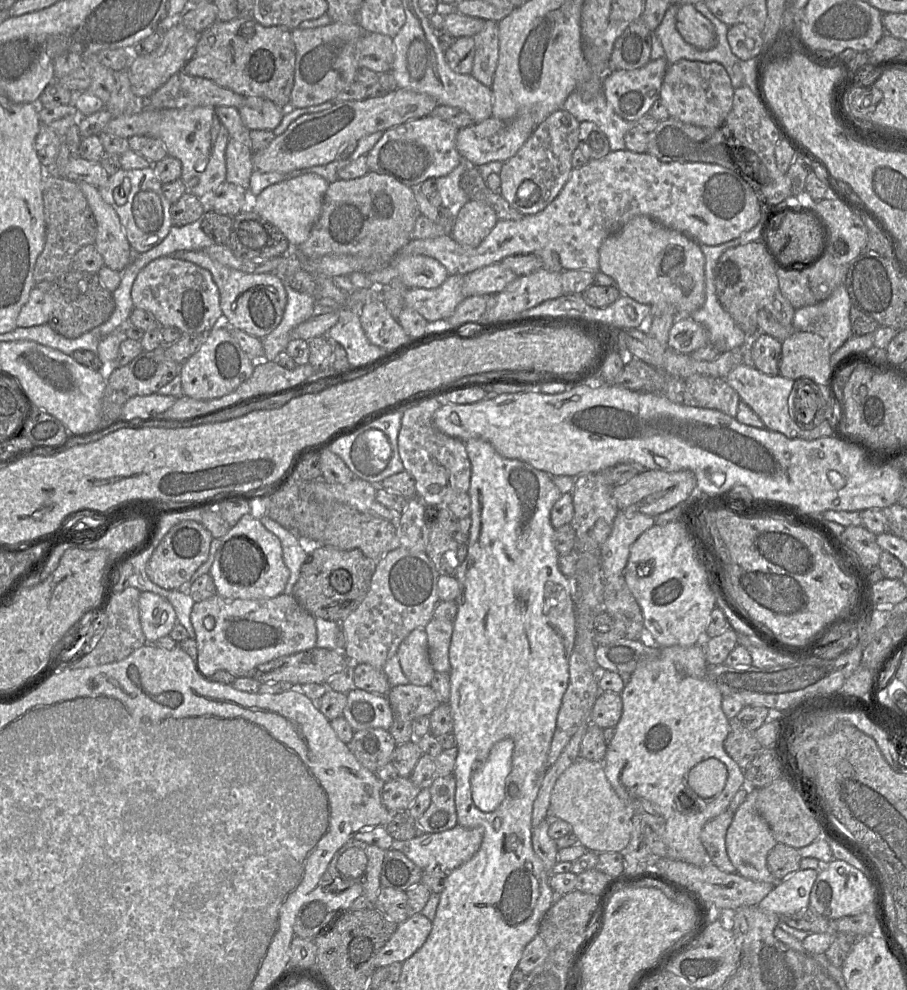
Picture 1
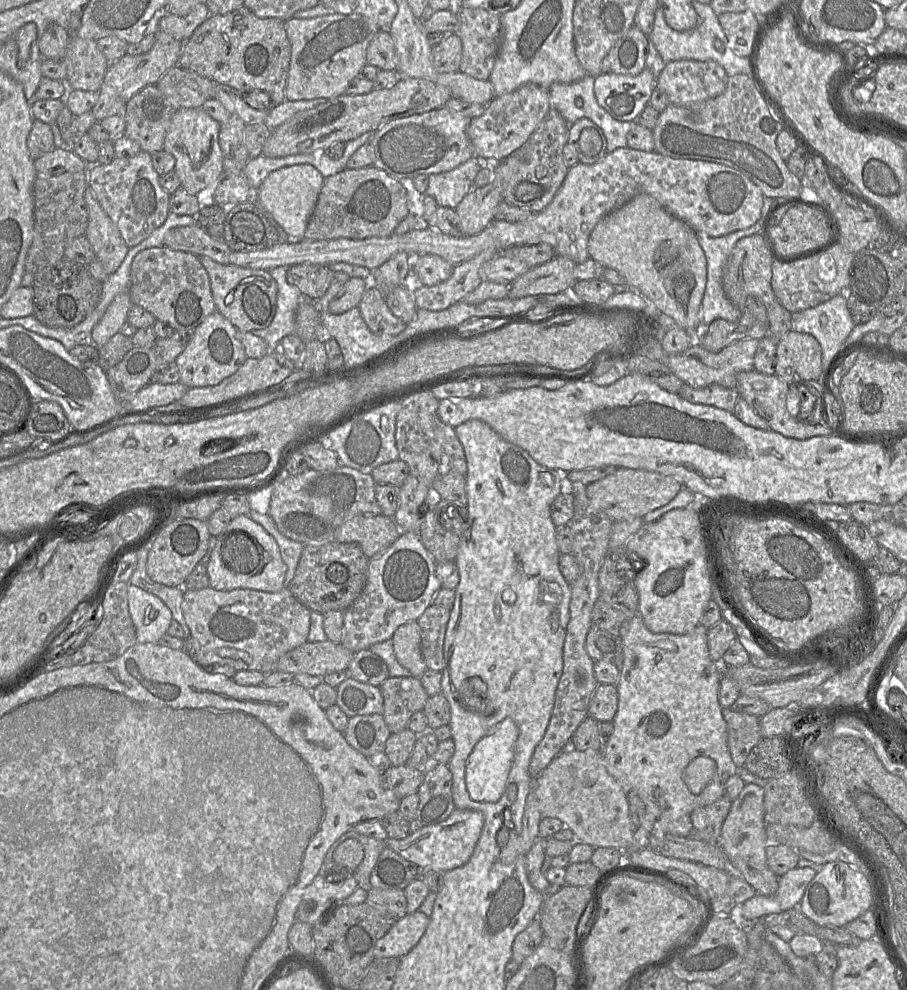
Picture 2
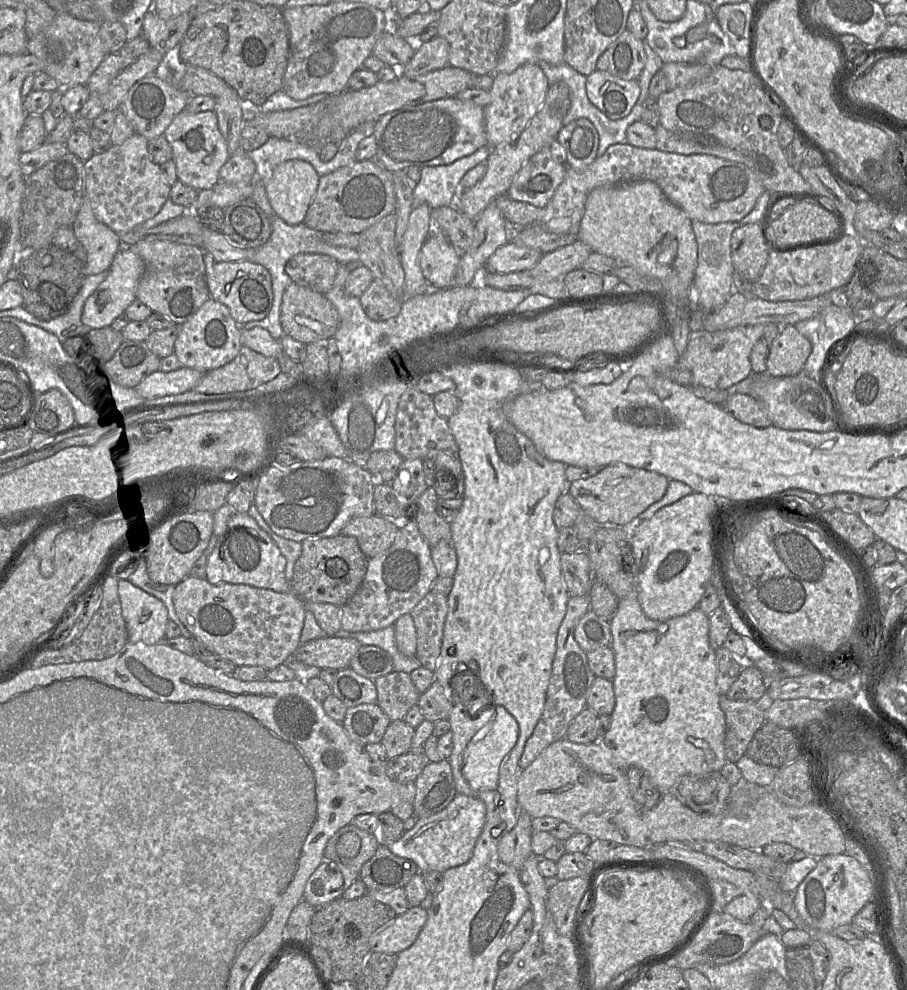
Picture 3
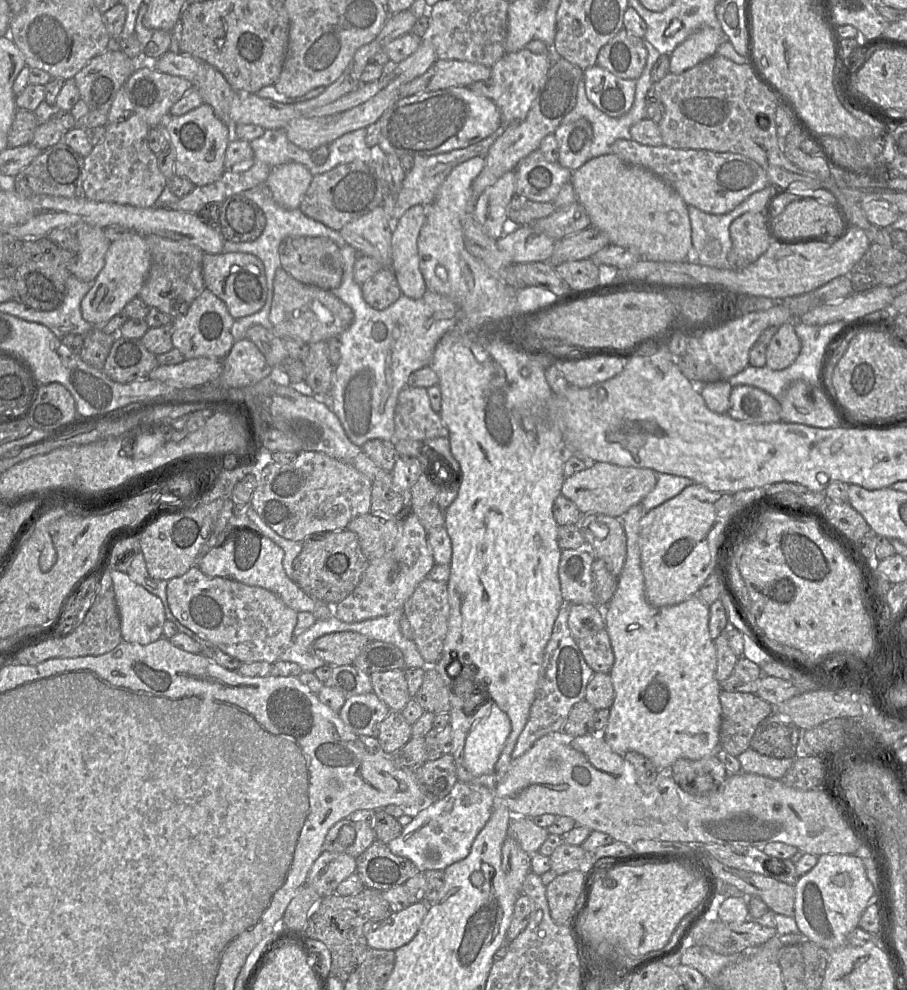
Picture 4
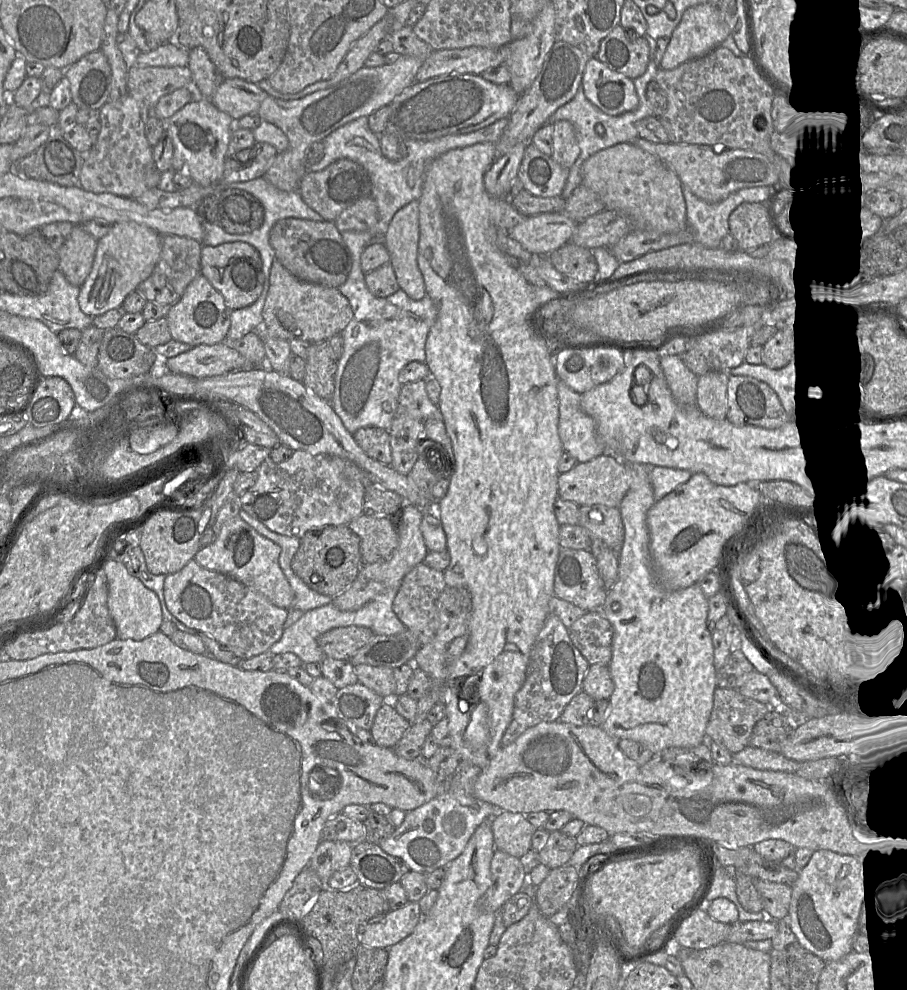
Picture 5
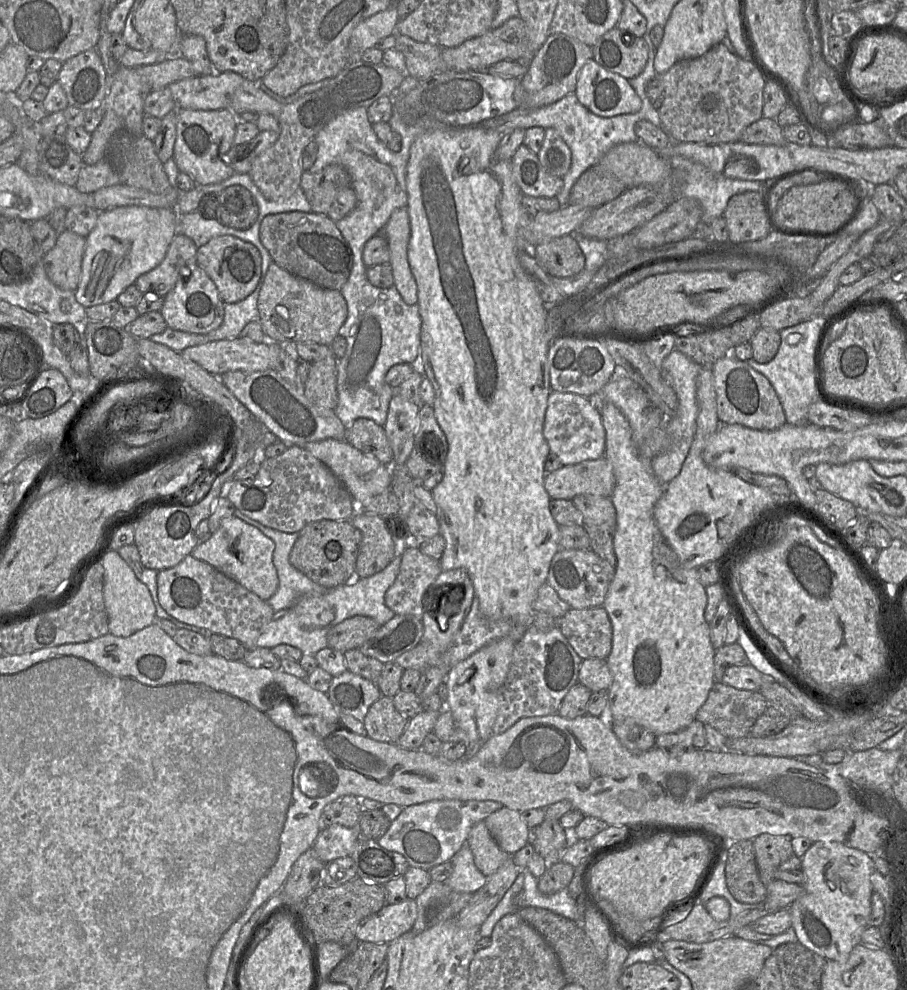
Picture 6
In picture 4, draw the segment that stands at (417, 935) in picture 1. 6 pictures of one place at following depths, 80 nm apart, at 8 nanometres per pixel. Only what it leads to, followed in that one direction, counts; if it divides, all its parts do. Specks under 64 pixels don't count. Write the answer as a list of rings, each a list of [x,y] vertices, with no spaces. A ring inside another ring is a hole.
[[[420,902],[393,912],[388,918],[374,923],[366,933],[369,948],[395,951],[408,944],[416,935],[428,907]]]

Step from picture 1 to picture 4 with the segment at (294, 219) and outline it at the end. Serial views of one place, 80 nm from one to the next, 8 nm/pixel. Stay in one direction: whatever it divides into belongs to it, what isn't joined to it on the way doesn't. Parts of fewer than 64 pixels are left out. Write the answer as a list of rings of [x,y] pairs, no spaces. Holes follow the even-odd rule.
[[[288,162],[271,169],[265,183],[273,199],[285,209],[300,208],[314,175],[301,163]]]

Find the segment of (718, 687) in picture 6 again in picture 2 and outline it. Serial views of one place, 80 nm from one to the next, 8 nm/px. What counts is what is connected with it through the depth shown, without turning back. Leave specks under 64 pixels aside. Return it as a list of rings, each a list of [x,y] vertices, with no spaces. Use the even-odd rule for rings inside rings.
[[[723,707],[722,715],[727,723],[731,758],[737,767],[743,767],[751,749],[762,738],[761,717]]]

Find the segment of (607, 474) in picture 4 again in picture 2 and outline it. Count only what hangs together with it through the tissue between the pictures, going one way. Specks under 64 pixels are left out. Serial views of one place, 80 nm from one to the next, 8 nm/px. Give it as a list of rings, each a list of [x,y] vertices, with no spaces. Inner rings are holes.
[[[617,468],[605,478],[588,484],[586,492],[595,508],[607,514],[613,522],[619,522],[642,518],[648,512],[665,506],[682,488],[683,485],[672,476],[654,471]]]

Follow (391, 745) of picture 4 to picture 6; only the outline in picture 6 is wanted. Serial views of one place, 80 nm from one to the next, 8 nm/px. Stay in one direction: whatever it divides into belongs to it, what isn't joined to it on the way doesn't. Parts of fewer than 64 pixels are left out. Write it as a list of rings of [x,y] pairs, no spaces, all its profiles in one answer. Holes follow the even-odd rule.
[[[382,695],[369,708],[363,724],[370,738],[387,743],[397,743],[408,724],[394,705],[393,698]]]

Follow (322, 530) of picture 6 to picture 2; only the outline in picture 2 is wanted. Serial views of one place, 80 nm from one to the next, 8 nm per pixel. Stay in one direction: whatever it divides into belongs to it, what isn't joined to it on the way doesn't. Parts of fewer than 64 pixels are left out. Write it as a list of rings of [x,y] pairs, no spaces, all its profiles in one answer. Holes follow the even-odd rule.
[[[330,541],[320,545],[304,545],[295,575],[288,586],[294,597],[310,611],[325,614],[348,609],[365,587],[369,561],[355,542]]]

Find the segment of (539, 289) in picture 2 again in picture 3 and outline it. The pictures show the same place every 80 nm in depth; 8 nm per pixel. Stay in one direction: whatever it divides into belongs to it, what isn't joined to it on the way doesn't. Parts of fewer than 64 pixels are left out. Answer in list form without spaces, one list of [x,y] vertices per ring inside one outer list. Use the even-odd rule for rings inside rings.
[[[577,238],[571,244],[543,254],[539,262],[530,269],[530,273],[537,279],[562,279],[570,271],[580,268],[591,253],[591,247]]]

